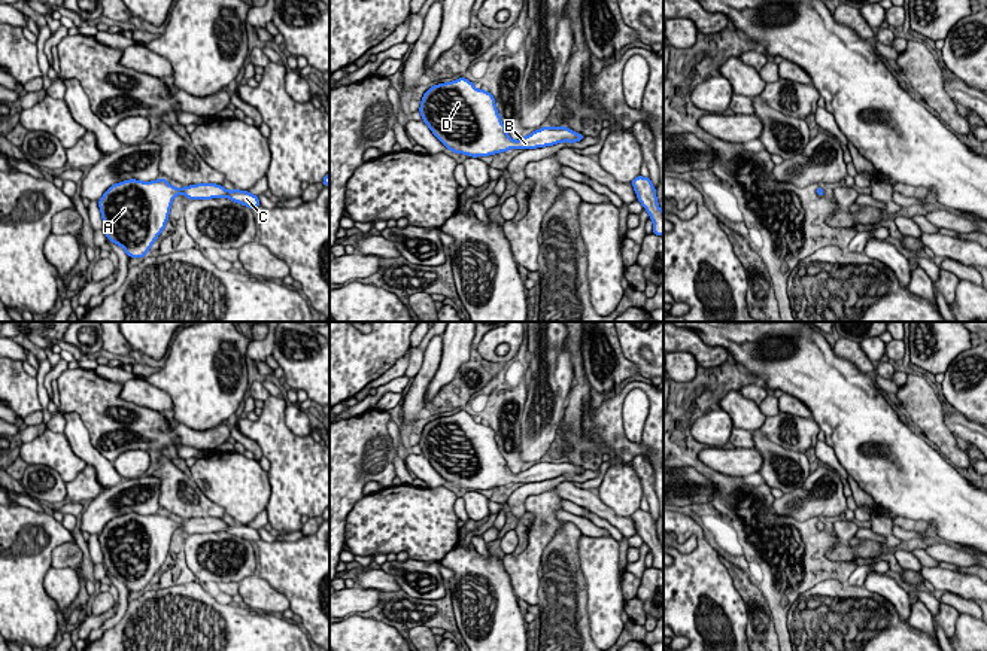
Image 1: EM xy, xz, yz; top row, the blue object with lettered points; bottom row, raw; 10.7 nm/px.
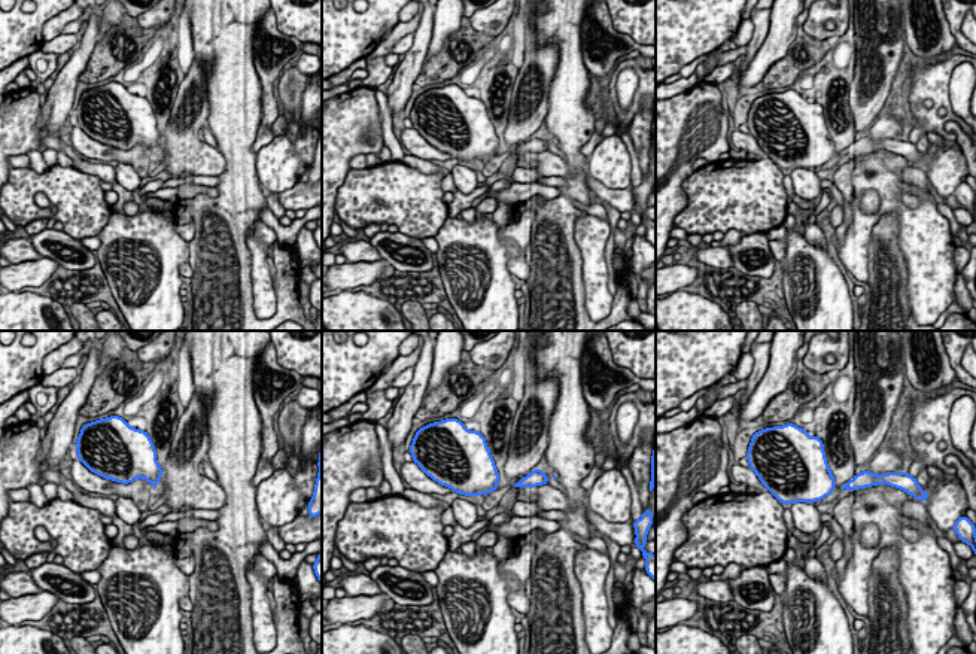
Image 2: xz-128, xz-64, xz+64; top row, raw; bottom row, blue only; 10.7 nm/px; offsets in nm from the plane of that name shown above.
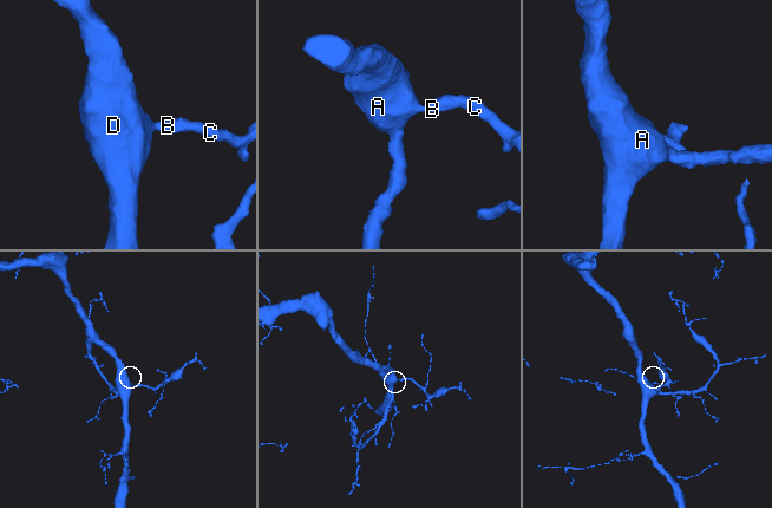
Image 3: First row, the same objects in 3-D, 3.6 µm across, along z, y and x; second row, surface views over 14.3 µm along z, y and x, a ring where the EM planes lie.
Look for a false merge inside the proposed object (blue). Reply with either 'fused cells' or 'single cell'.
single cell

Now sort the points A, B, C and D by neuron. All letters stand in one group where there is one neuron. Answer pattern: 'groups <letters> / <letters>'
groups A B C D

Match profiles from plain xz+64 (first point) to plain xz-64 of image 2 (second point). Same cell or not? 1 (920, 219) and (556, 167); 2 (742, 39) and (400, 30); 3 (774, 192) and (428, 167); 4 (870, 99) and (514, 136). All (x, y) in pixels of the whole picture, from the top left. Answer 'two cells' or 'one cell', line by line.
1: two cells
2: two cells
3: two cells
4: one cell

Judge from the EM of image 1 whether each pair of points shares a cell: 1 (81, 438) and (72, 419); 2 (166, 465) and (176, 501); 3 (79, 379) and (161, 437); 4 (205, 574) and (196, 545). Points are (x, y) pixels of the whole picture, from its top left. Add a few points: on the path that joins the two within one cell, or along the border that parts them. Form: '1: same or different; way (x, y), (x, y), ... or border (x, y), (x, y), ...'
1: same; way (76, 434), (73, 423)
2: same; way (170, 474), (176, 492)
3: same; way (100, 399), (105, 404), (131, 407), (140, 416)
4: same; way (202, 566), (197, 562), (196, 553)

